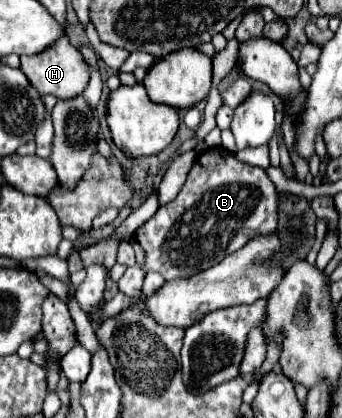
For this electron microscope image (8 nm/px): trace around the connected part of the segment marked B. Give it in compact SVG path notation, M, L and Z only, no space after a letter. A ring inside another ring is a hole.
M222 147L208 149L196 157L186 185L178 197L160 207L136 231L136 241L146 253L142 271L156 271L166 281L192 277L226 255L244 247L250 239L276 231L278 227L278 193L262 167L240 163Z

